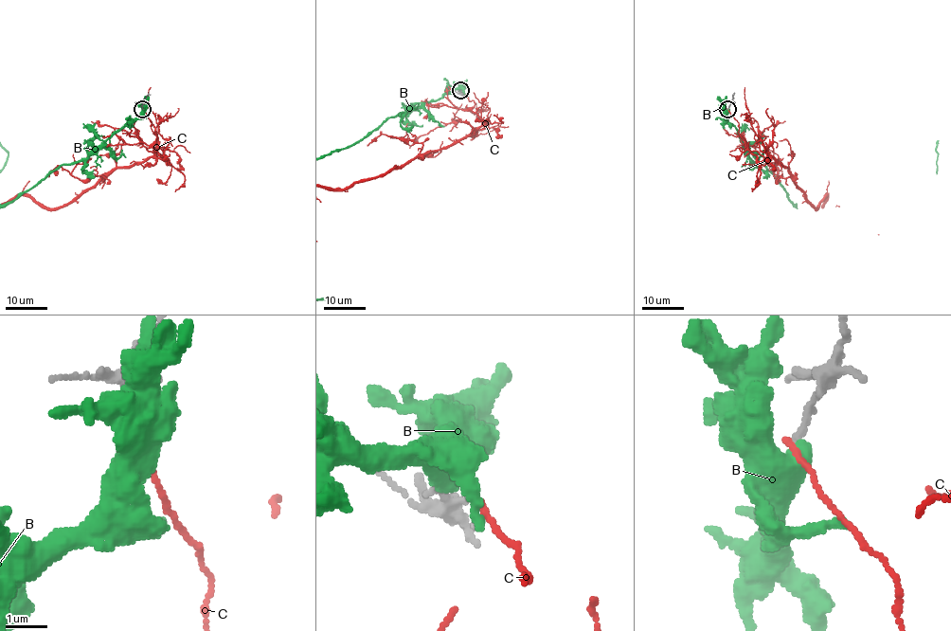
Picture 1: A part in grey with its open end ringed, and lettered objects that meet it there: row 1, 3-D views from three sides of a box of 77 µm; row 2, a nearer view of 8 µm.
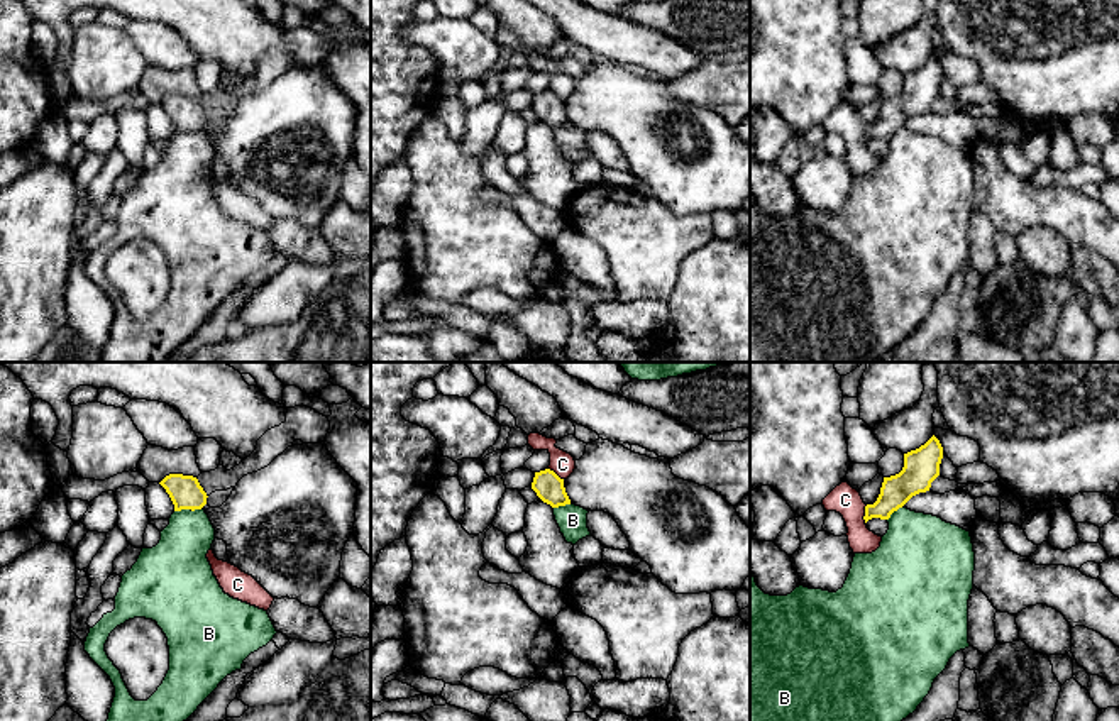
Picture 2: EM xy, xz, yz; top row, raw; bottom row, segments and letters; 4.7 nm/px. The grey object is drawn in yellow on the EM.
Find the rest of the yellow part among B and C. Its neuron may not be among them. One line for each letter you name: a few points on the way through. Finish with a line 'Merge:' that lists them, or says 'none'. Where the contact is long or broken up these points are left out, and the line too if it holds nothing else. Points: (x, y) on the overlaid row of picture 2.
Merge: none

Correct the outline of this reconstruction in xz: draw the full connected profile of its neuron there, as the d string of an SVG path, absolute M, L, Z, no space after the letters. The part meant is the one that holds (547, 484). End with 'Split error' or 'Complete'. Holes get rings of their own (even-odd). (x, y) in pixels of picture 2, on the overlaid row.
M550 469L535 472L532 489L543 503L550 504L552 508L571 504L571 499L564 487L564 479L560 479Z. Complete

